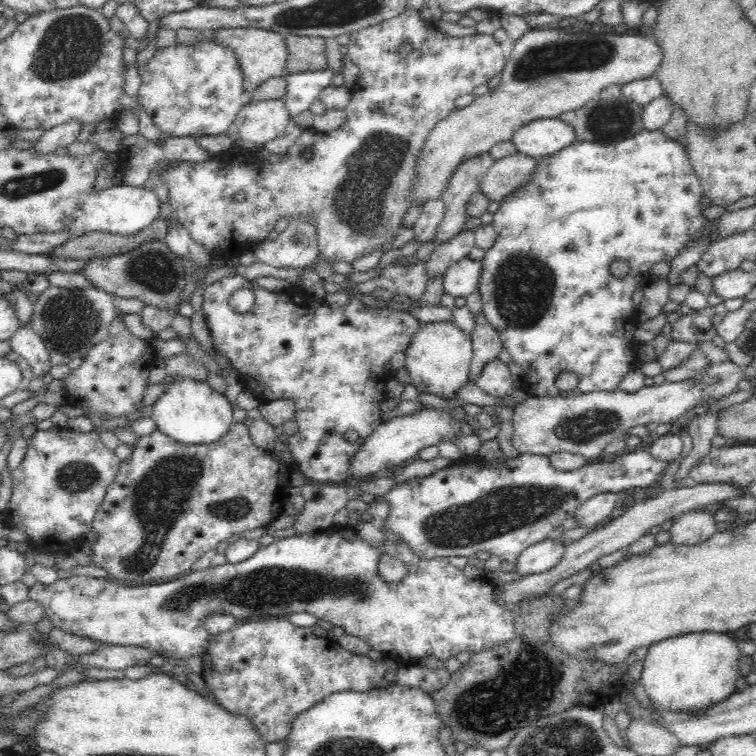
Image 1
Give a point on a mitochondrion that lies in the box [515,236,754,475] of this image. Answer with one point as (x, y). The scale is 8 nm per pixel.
(583, 429)

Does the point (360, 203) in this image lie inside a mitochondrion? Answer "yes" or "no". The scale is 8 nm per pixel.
yes

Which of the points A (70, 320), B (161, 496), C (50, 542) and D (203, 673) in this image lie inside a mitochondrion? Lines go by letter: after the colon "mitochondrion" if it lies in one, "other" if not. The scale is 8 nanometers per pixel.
A: mitochondrion
B: mitochondrion
C: other
D: other

